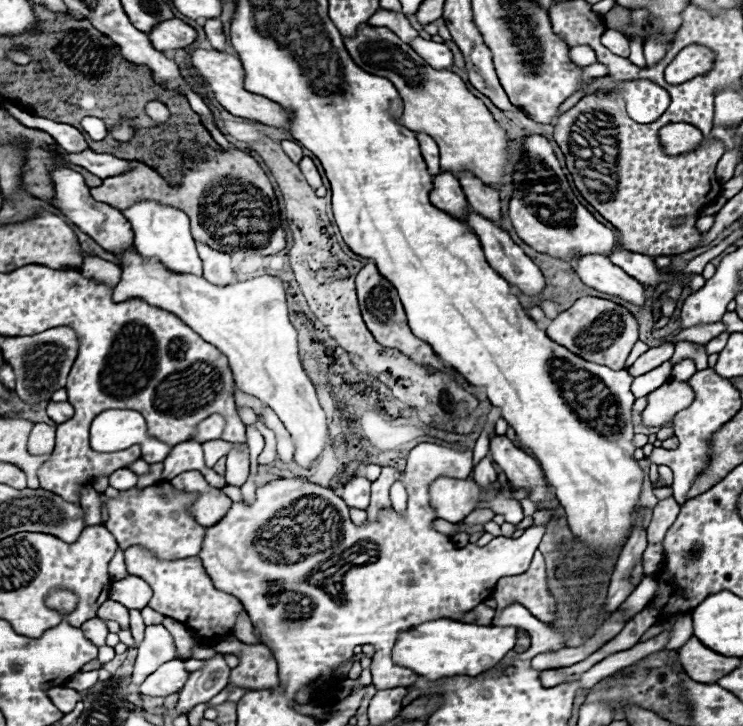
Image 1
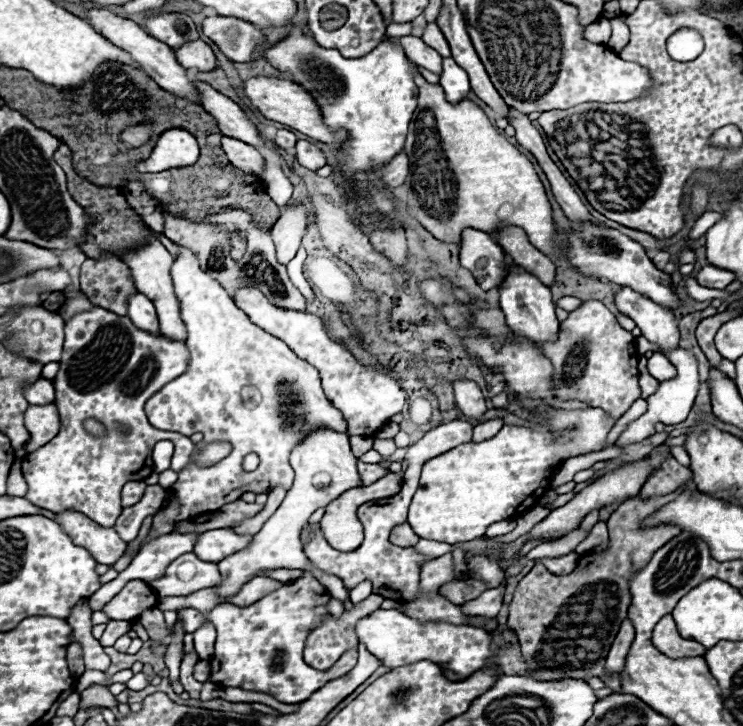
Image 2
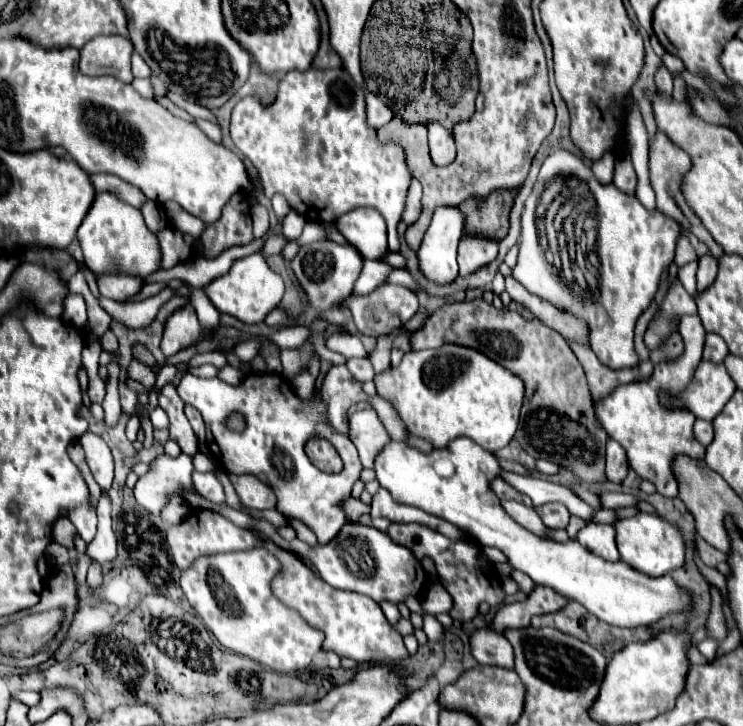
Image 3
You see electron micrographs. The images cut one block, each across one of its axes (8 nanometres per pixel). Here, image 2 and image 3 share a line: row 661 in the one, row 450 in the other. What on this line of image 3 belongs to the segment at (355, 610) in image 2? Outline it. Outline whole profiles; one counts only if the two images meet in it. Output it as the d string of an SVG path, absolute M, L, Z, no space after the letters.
M314 436L306 444L306 454L310 462L320 468L322 472L340 472L342 460L336 448L330 444L330 440L324 440L322 436Z

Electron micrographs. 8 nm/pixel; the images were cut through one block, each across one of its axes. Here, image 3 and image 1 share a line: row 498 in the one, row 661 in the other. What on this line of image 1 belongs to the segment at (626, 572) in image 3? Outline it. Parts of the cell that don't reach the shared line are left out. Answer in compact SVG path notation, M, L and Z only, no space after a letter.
M440 618L410 628L408 632L400 632L392 650L392 660L400 666L412 668L426 680L440 680L444 676L478 676L496 666L514 648L514 642L516 628L490 628Z

